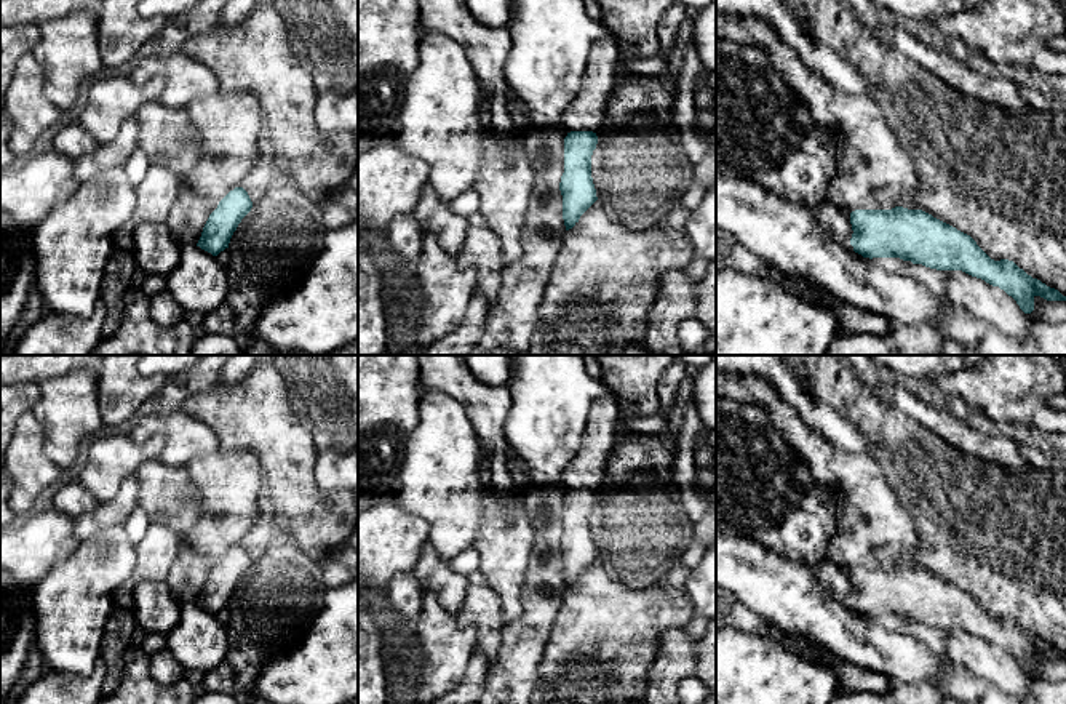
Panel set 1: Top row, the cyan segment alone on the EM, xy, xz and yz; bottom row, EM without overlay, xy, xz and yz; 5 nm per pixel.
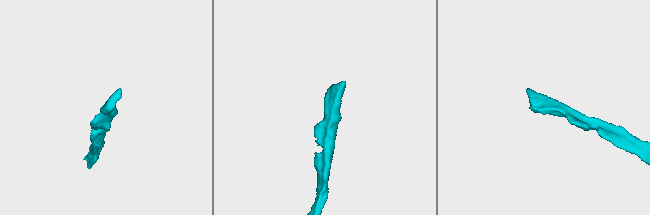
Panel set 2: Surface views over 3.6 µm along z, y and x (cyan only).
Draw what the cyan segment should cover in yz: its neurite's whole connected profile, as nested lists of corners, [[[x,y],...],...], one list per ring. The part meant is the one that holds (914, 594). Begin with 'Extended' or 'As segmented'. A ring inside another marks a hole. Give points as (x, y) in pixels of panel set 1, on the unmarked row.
Extended. [[[828,555],[809,565],[834,600],[850,602],[863,616],[900,616],[937,629],[962,629],[1004,648],[1024,672],[1034,669],[1036,654],[1066,659],[1013,619],[991,618],[970,594],[922,568],[895,565],[849,573]]]

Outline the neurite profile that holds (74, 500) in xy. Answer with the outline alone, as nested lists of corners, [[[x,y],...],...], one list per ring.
[[[78,482],[59,483],[53,506],[75,520],[97,506],[94,496]]]

